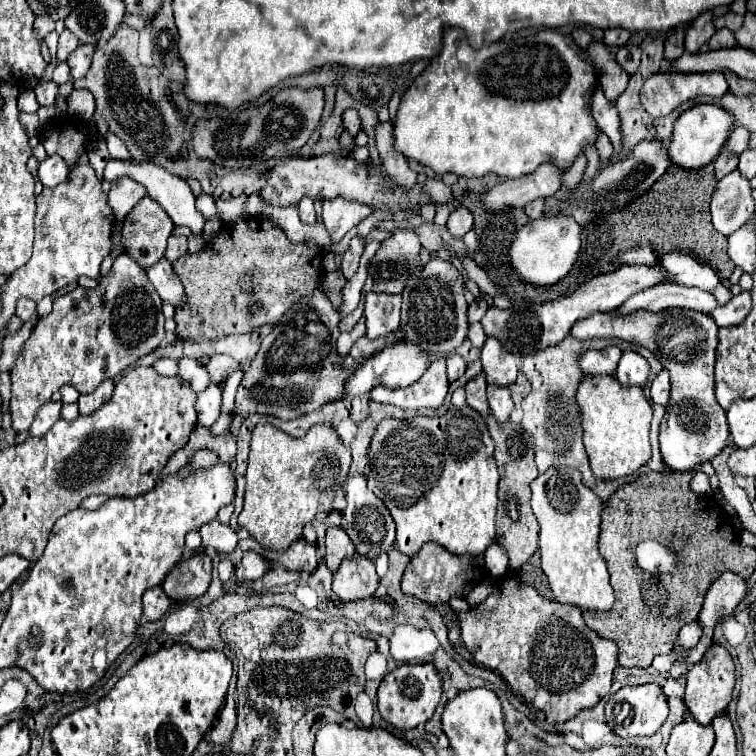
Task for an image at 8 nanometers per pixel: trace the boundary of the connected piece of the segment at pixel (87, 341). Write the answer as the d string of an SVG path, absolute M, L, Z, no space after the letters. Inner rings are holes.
M121 254L113 260L113 268L107 276L99 278L97 288L87 290L77 286L73 292L55 298L53 310L49 316L39 318L33 334L23 344L21 354L17 362L11 368L11 418L13 418L13 430L17 434L27 432L31 428L31 422L35 420L35 410L43 406L43 402L49 402L49 398L65 384L73 386L77 392L87 394L95 390L103 380L117 378L125 368L133 366L141 356L147 356L153 352L159 342L163 340L163 302L155 288L151 286L151 280L147 278L145 270L127 254Z

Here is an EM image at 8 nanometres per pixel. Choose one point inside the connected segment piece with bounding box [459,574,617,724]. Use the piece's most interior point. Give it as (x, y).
(542, 649)

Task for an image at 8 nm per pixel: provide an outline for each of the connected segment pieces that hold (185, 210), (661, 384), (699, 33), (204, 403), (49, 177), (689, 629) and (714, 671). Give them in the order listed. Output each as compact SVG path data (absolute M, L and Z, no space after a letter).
M109 160L105 166L105 174L103 180L113 182L115 178L121 176L131 176L133 180L137 180L139 184L143 184L147 188L147 194L169 214L169 218L173 220L175 226L187 226L191 230L193 236L199 236L203 232L205 226L205 218L203 214L195 208L195 196L191 192L191 188L187 186L187 182L179 176L169 174L167 170L163 170L161 166L155 164L137 164L137 162L121 162L121 160Z
M661 370L661 372L653 378L653 382L651 382L651 400L653 400L655 404L667 406L669 394L671 394L669 374L667 374L667 370Z
M705 12L701 14L687 30L685 34L685 52L689 54L695 54L699 52L699 48L703 44L707 44L707 40L711 38L711 34L715 32L713 24L711 24L711 12Z
M217 384L207 386L201 394L197 394L197 422L201 426L213 426L219 418L221 408L221 388Z
M47 156L39 166L39 180L47 188L55 188L55 186L59 186L59 182L67 180L69 172L71 172L71 168L67 166L67 162L63 162L63 158Z
M695 620L695 622L691 622L691 624L681 628L677 644L681 644L681 648L685 648L685 650L693 648L693 646L697 646L701 634L703 634L703 630L699 630L699 620Z
M709 646L703 660L691 666L687 672L687 688L683 698L685 706L701 726L709 726L715 716L727 712L733 686L735 686L735 666L731 654L723 646Z

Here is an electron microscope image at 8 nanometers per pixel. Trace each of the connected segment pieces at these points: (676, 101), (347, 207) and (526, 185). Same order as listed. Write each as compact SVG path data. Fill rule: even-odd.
M657 72L651 78L647 78L647 82L641 88L641 104L647 110L649 116L653 118L661 118L661 116L669 116L677 106L681 106L683 102L695 100L699 96L713 96L713 98L721 98L723 94L727 94L729 86L727 80L723 76L723 72L703 72L703 74L679 74L679 72Z
M333 198L323 202L323 224L333 242L339 242L351 228L371 216L371 206L351 202L347 198Z
M545 162L533 174L497 184L491 192L483 194L483 202L491 210L499 210L503 206L523 208L535 198L553 196L563 186L563 174L565 170L555 166L555 162Z

